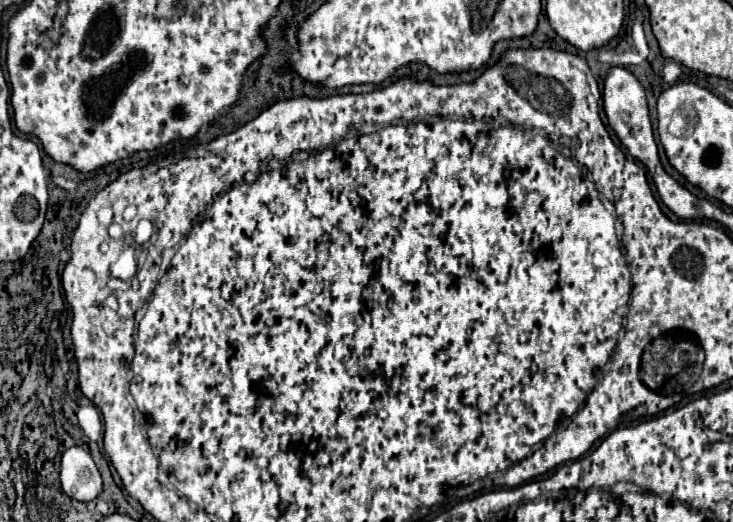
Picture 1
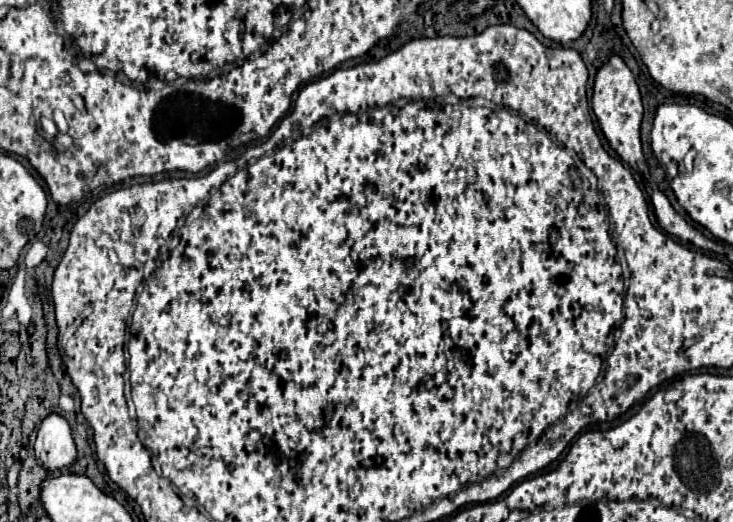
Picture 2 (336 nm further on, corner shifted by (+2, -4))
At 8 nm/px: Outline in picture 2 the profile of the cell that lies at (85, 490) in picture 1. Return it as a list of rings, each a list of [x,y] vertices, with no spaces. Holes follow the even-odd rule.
[[[48,414],[36,434],[36,460],[48,472],[72,466],[76,460],[76,444],[70,434],[70,424],[60,414]]]

